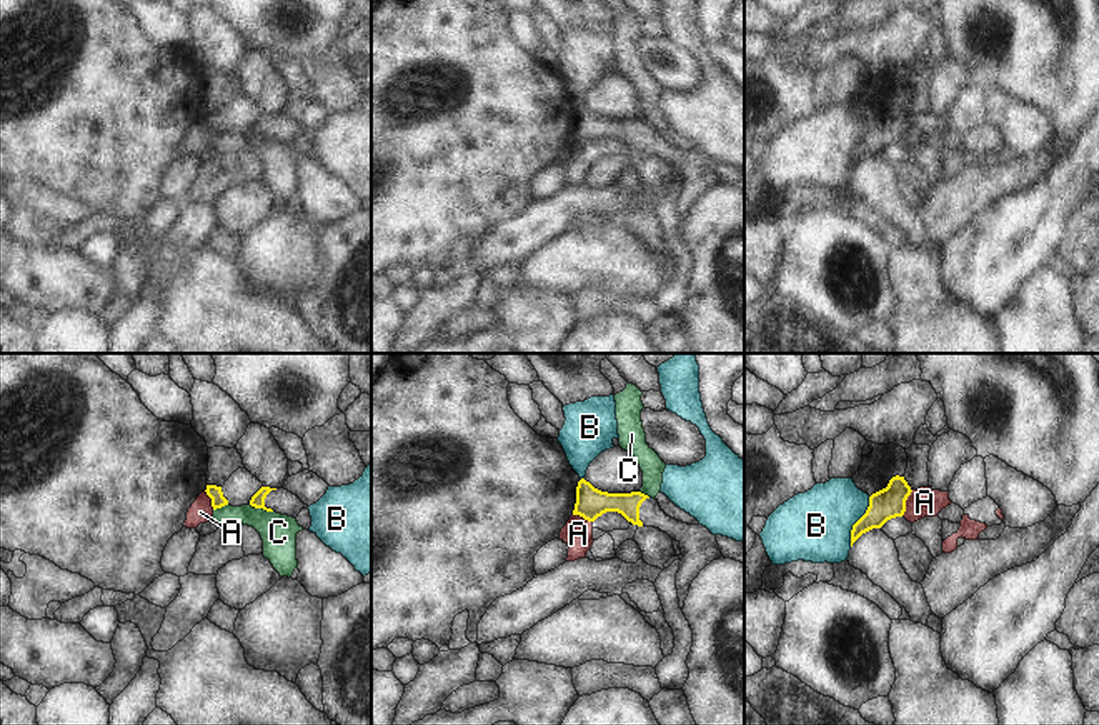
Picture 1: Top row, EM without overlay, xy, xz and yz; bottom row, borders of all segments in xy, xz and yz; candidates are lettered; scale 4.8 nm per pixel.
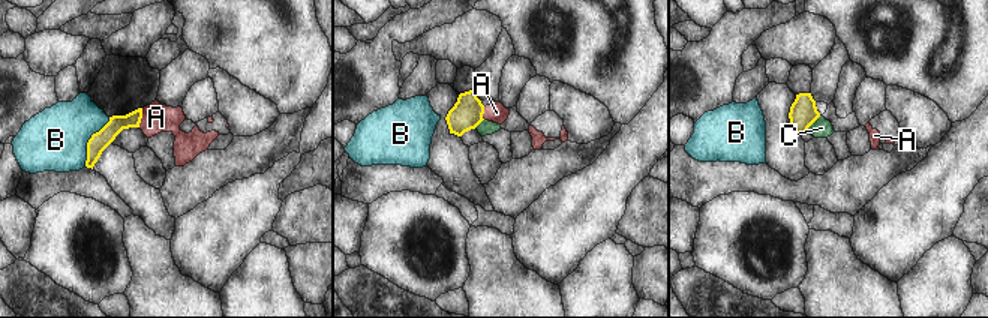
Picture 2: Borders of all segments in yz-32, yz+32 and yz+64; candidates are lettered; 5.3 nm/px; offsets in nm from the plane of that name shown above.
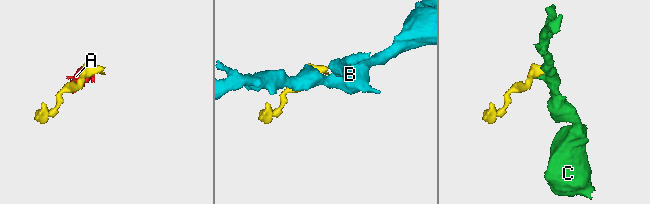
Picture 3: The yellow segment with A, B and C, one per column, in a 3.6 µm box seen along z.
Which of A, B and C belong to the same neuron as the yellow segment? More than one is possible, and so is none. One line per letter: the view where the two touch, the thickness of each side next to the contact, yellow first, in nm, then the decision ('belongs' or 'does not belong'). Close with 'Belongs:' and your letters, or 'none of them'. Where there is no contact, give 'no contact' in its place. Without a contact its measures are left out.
A: yz | 150/140 nm | does not belong
B: yz | 150/340 nm | does not belong
C: xy | 70/180 nm | does not belong
Belongs: none of them

